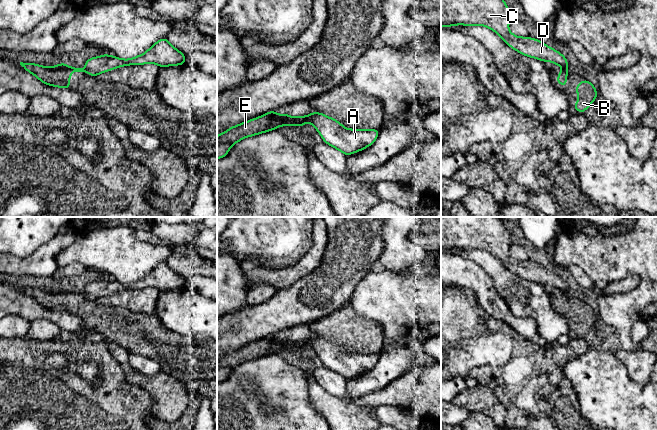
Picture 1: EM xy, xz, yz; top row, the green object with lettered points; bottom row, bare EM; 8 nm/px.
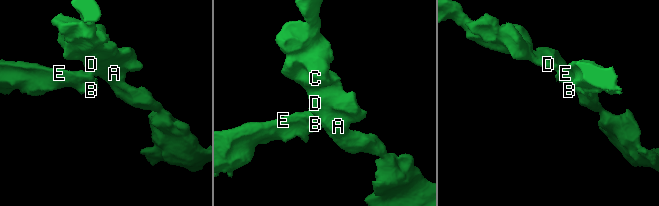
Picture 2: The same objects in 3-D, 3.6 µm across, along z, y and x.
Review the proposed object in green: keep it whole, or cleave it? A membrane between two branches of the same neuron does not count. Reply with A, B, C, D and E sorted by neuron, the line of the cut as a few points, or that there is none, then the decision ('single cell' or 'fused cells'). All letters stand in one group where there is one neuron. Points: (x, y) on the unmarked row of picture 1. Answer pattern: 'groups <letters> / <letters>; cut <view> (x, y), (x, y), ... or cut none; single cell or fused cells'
groups A C D / B E; cut xz (308, 339), (309, 344); fused cells

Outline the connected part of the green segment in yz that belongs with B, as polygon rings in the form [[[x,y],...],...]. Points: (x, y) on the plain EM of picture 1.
[[[585,303],[577,308],[576,317],[578,318],[578,326],[574,327],[573,331],[583,338],[597,322],[597,314],[592,307]]]

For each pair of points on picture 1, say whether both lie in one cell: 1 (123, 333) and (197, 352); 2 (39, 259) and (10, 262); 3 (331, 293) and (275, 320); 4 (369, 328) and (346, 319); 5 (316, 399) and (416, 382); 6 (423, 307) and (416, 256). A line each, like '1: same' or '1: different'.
1: same
2: same
3: same
4: same
5: same
6: different

